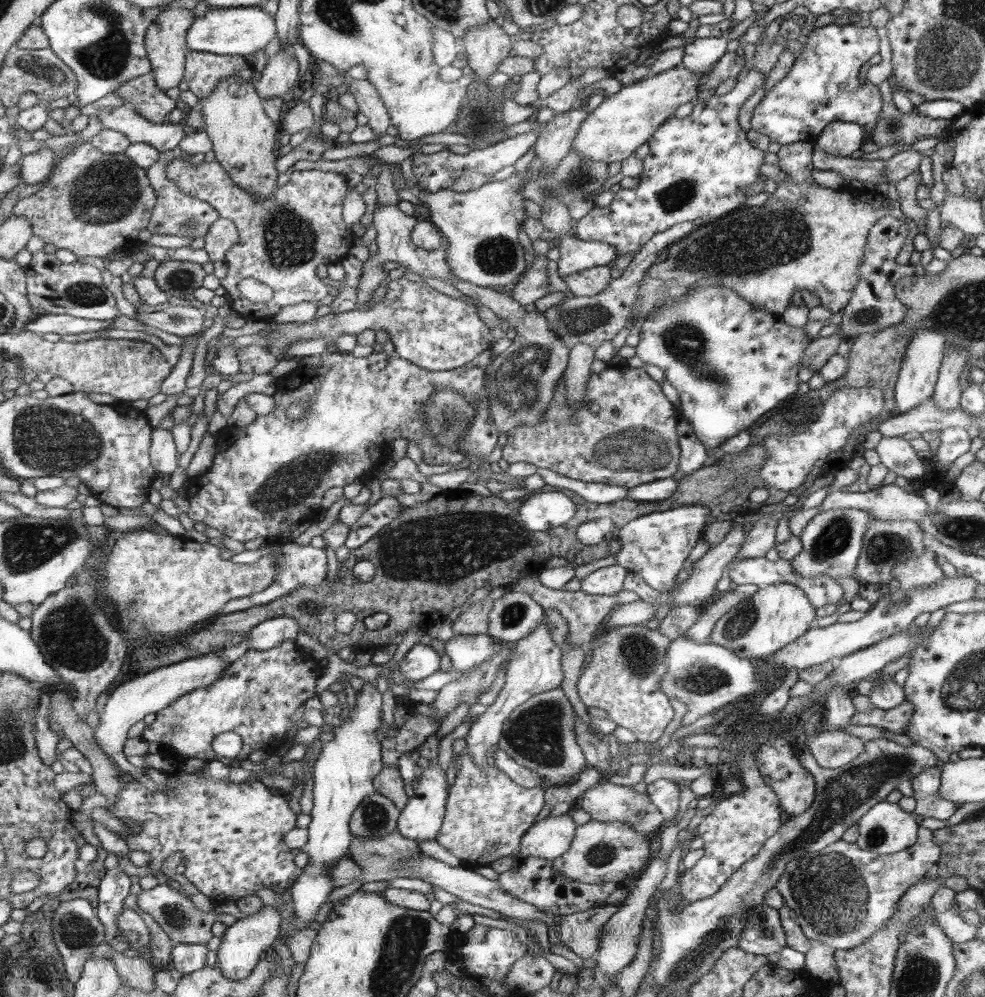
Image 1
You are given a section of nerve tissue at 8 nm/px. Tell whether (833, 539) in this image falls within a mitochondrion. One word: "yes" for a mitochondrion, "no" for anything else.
yes

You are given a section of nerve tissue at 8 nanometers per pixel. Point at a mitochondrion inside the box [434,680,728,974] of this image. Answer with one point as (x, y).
(536, 733)

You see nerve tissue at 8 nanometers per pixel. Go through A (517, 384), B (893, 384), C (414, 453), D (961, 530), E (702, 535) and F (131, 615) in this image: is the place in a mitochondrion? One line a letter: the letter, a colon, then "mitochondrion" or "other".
A: mitochondrion
B: other
C: other
D: mitochondrion
E: other
F: mitochondrion

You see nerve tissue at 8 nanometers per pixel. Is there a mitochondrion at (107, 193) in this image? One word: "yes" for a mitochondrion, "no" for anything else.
yes

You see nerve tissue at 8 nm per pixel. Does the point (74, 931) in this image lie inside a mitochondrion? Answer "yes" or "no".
yes

